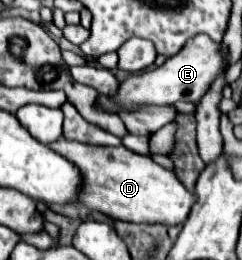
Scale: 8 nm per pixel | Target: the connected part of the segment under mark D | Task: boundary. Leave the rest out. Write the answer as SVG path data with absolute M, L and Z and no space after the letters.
M64 137L50 147L80 167L86 183L82 187L80 201L92 211L100 211L112 219L172 227L182 225L196 203L194 191L186 189L174 171L168 171L150 157L138 155L126 147L96 149L94 145L76 145L72 141L64 141Z

